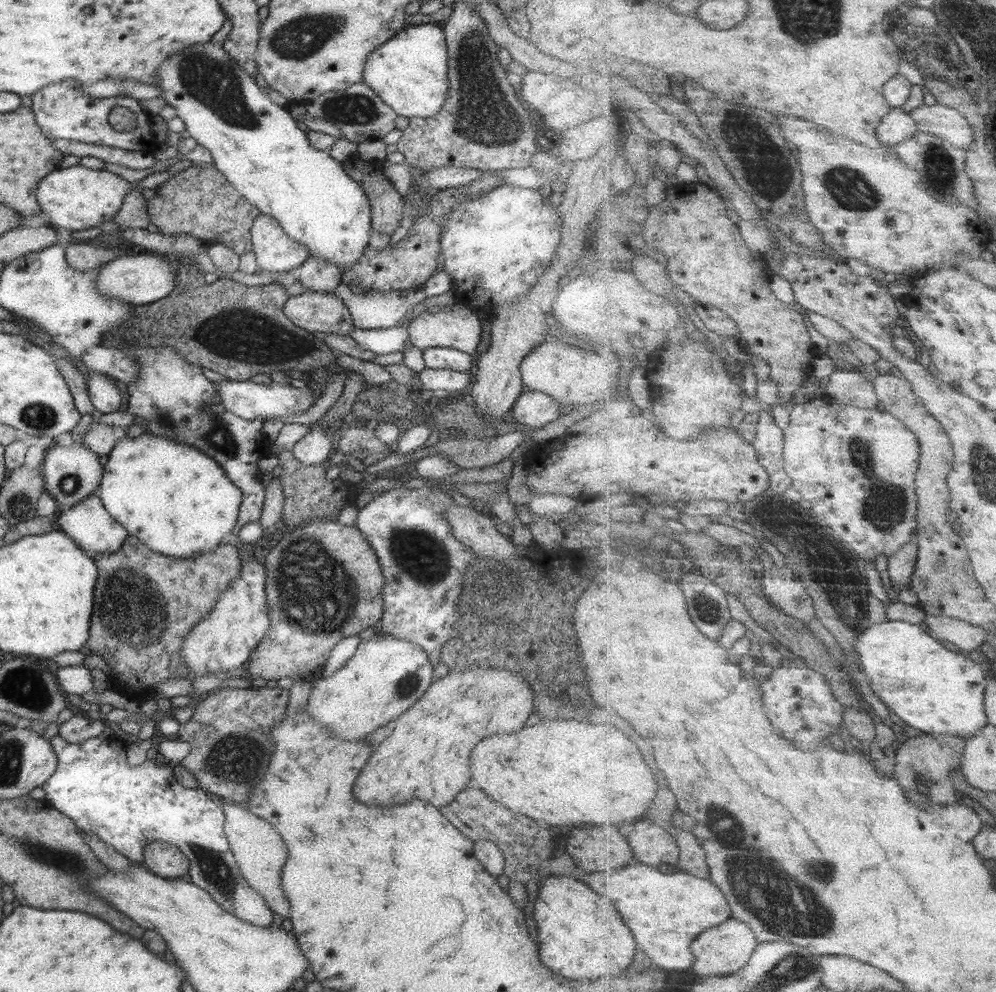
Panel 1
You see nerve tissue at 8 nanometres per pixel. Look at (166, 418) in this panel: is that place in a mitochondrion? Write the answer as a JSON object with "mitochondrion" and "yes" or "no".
{"mitochondrion":"yes"}

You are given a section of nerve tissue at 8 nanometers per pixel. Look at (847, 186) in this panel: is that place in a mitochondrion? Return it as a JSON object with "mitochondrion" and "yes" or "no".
{"mitochondrion":"yes"}

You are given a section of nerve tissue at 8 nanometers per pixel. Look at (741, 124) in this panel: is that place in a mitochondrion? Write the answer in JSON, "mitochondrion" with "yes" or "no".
{"mitochondrion":"no"}

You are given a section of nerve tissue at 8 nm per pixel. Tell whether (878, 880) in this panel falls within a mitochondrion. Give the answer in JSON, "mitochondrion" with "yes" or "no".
{"mitochondrion":"no"}

